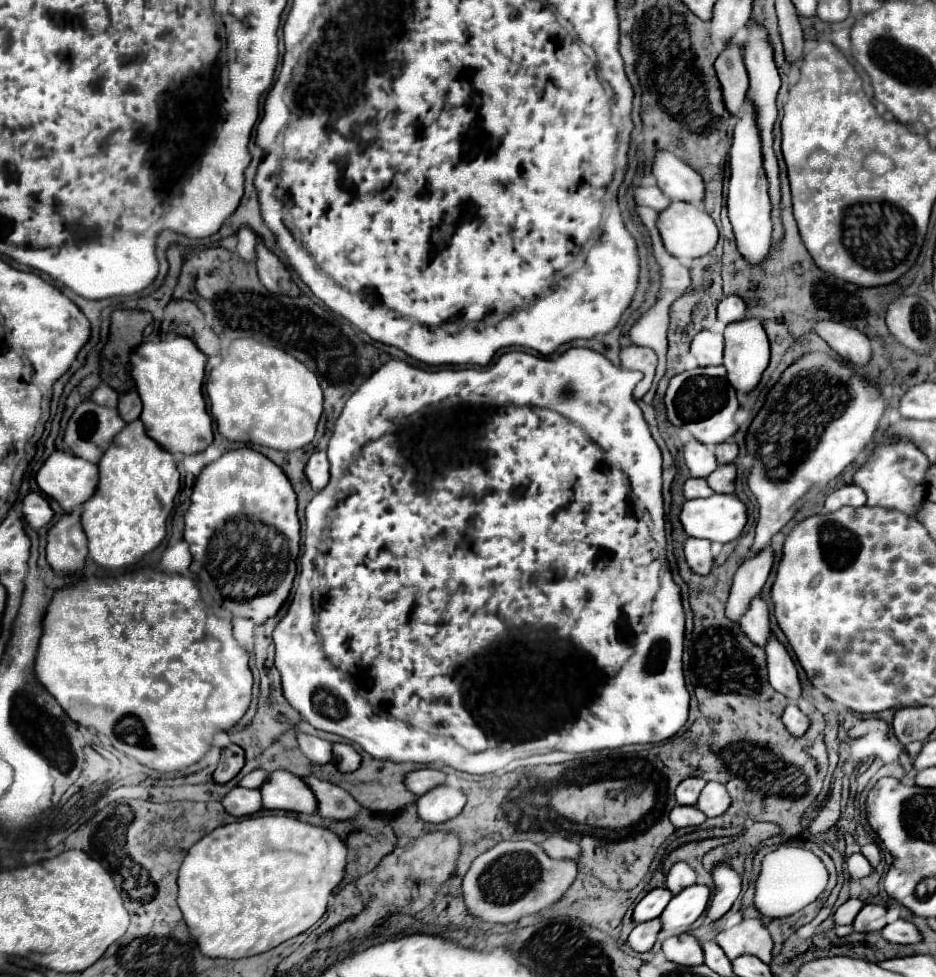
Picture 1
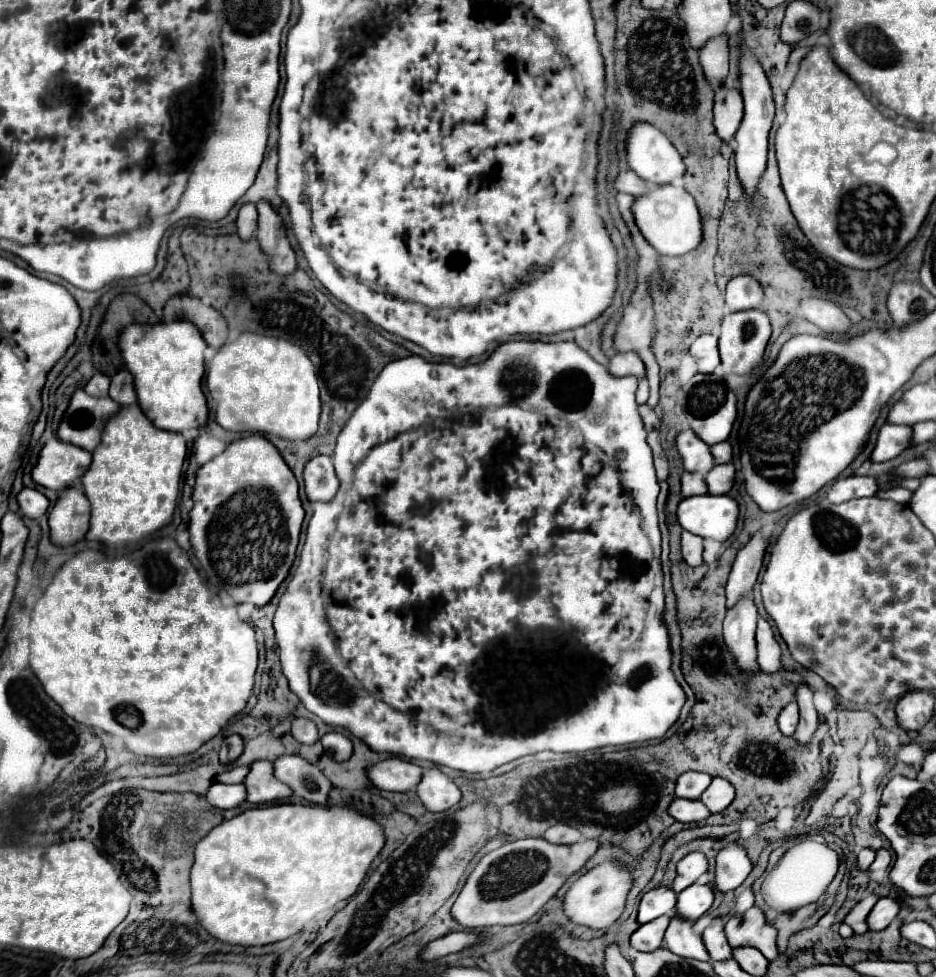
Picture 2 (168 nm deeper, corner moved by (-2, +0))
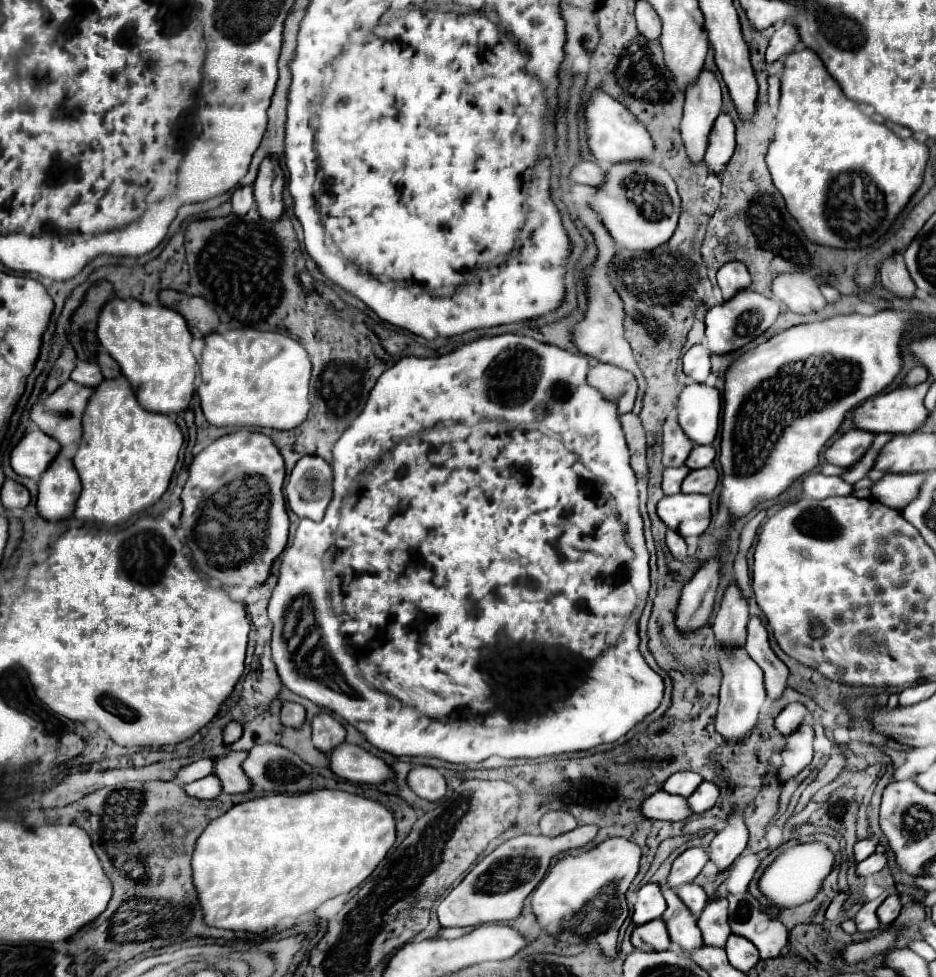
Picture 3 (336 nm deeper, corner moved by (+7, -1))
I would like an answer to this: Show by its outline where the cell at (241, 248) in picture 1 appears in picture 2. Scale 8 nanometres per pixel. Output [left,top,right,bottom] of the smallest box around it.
[237,203,257,239]

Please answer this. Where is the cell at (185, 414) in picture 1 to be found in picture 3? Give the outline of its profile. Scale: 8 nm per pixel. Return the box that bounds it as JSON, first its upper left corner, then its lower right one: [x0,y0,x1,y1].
[98,298,196,412]

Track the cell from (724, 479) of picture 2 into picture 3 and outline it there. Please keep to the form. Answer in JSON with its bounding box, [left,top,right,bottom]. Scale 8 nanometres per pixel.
[682,466,718,494]

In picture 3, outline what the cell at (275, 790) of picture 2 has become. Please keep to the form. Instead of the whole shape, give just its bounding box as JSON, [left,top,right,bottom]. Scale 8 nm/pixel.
[216,752,254,794]

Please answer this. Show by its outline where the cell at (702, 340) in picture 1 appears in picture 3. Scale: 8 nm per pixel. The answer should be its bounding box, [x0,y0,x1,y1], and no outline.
[682,344,710,382]

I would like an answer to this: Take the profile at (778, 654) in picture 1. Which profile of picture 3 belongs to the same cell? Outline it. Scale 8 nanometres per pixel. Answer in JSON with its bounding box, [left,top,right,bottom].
[780,722,814,780]

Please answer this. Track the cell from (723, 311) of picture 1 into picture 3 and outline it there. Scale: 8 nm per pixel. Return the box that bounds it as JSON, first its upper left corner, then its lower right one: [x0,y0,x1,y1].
[718,262,752,300]

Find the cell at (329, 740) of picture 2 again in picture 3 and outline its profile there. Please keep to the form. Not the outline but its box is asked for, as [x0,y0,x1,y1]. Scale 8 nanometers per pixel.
[312,712,346,752]

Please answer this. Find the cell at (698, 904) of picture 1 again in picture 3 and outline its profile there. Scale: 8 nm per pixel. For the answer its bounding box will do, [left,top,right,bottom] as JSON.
[674,882,708,914]

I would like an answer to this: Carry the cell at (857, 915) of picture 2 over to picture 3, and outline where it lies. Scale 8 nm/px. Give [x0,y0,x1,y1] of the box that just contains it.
[854,892,888,932]

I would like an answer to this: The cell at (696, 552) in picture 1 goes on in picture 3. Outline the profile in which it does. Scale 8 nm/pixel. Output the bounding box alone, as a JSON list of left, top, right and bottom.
[666,530,688,560]

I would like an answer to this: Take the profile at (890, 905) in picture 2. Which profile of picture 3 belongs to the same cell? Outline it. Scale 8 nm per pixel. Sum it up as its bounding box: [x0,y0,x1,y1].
[876,894,902,926]

